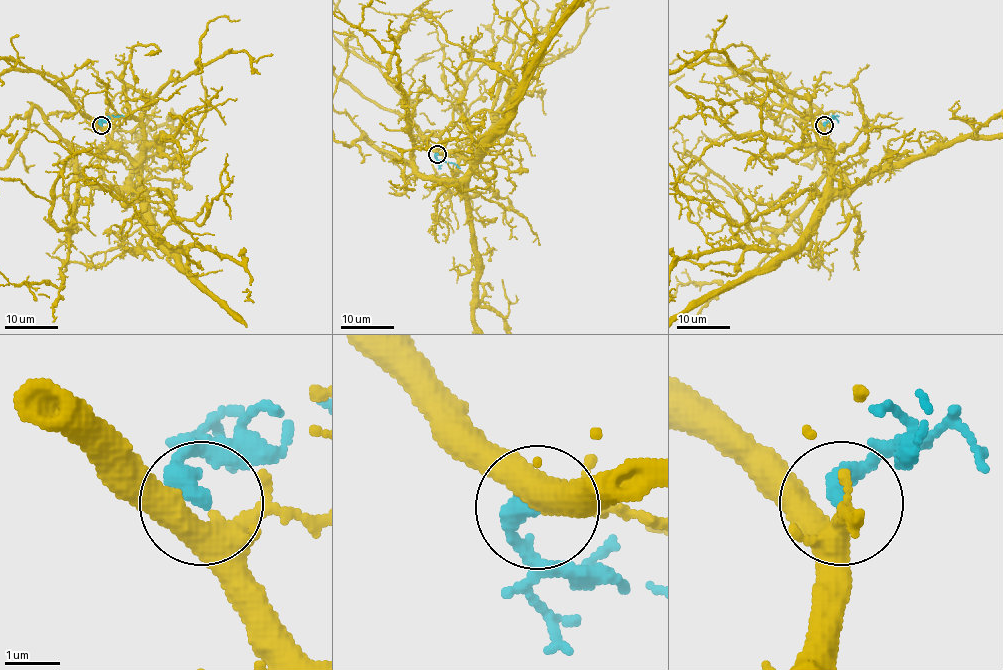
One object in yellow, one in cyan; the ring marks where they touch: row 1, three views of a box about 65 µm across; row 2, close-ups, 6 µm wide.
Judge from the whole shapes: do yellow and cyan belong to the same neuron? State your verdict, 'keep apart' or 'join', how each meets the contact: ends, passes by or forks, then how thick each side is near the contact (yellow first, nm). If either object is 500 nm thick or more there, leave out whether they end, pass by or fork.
join | yellow forks | cyan ends | 360/400 nm

